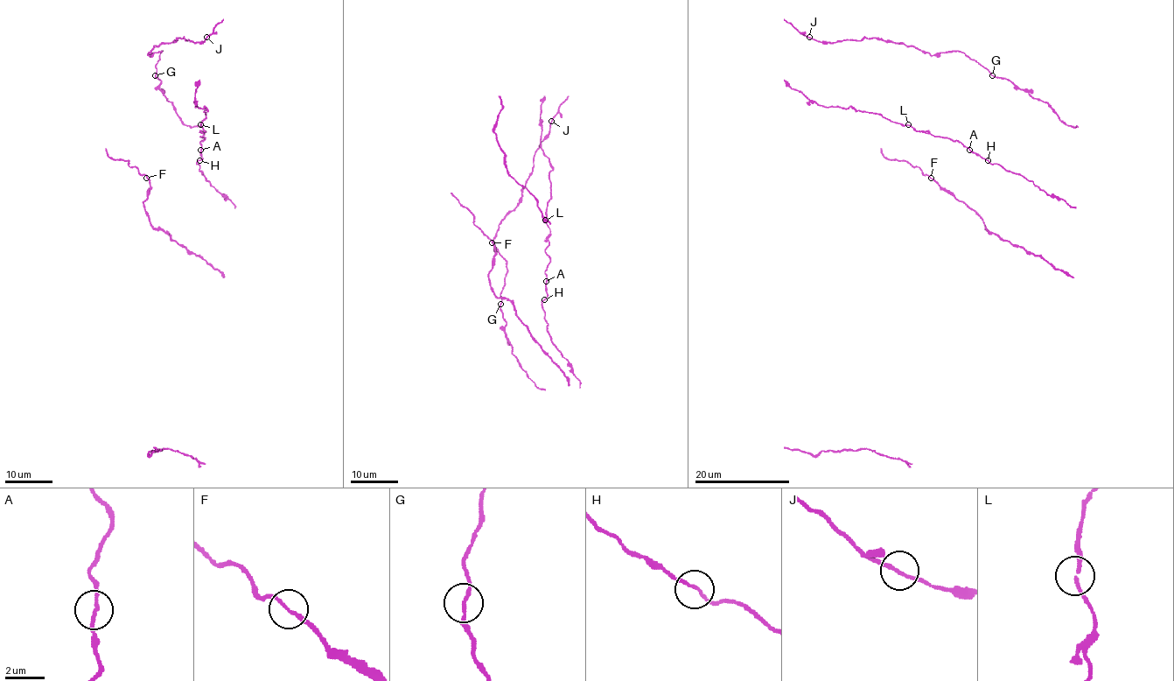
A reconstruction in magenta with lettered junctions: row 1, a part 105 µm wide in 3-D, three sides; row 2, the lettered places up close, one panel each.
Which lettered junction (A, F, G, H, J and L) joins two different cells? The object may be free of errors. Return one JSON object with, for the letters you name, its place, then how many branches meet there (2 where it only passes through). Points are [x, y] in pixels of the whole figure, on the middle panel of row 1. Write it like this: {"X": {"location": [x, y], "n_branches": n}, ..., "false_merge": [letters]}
{"false_merge": []}

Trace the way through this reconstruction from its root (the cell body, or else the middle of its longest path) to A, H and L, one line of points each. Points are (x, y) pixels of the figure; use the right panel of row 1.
A: (953, 140), (961, 142), (969, 150)
H: (953, 140), (961, 142), (988, 160)
L: (953, 140), (933, 136), (908, 125)

